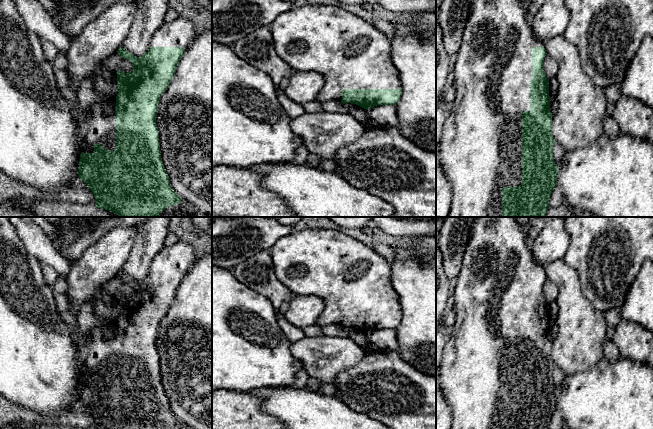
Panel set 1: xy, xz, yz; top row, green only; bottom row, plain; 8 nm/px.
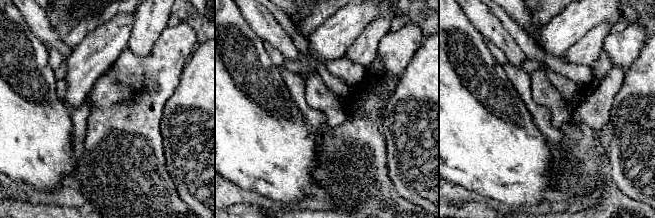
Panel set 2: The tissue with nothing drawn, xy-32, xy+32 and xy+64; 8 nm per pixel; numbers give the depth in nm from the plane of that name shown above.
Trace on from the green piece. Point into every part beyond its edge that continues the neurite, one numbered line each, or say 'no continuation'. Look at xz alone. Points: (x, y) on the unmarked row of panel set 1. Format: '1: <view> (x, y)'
1: xz (349, 276)

